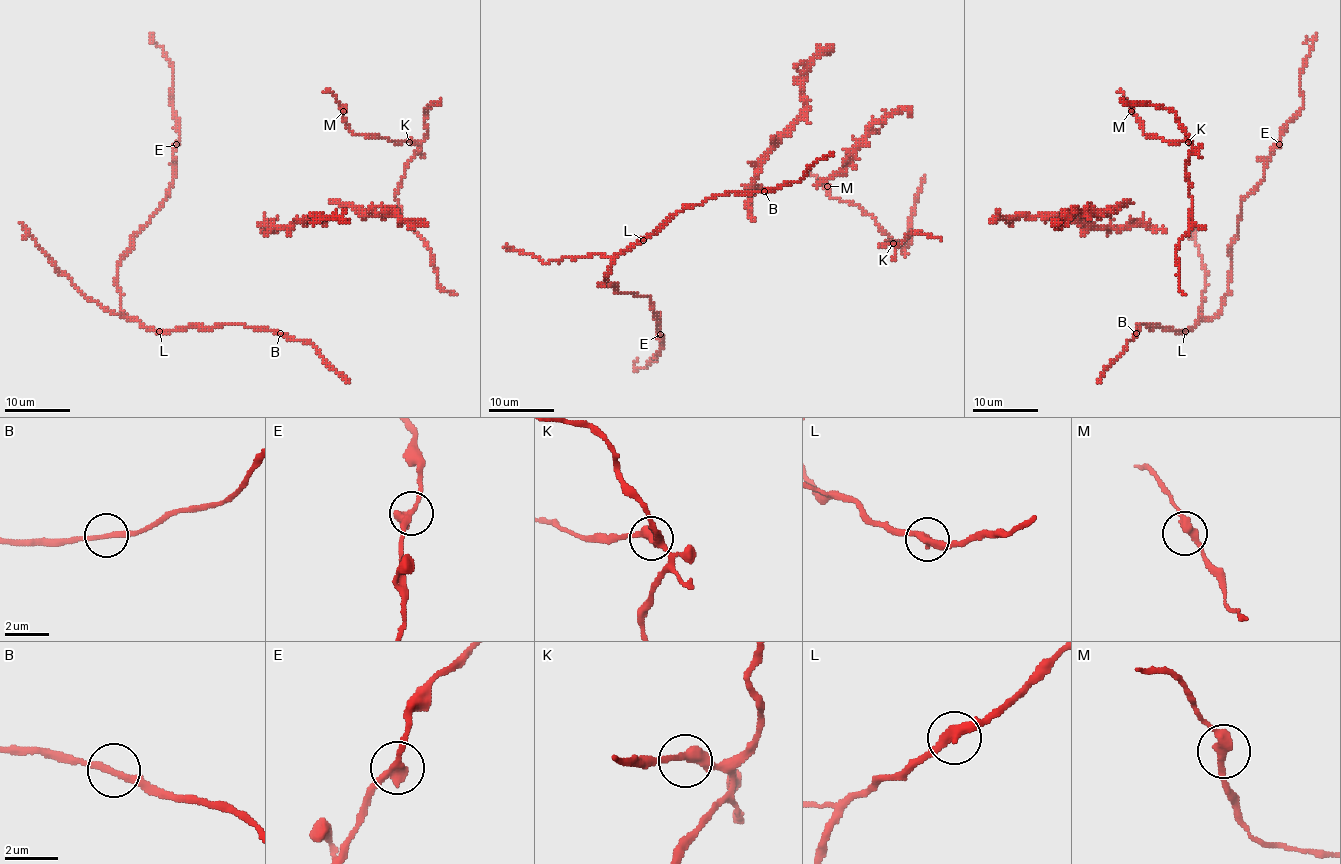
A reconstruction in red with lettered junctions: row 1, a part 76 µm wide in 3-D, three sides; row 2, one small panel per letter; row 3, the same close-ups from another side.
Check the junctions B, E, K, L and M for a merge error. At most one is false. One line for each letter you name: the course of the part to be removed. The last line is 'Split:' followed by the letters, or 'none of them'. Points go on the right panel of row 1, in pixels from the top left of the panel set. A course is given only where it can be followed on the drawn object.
Split: none of them

